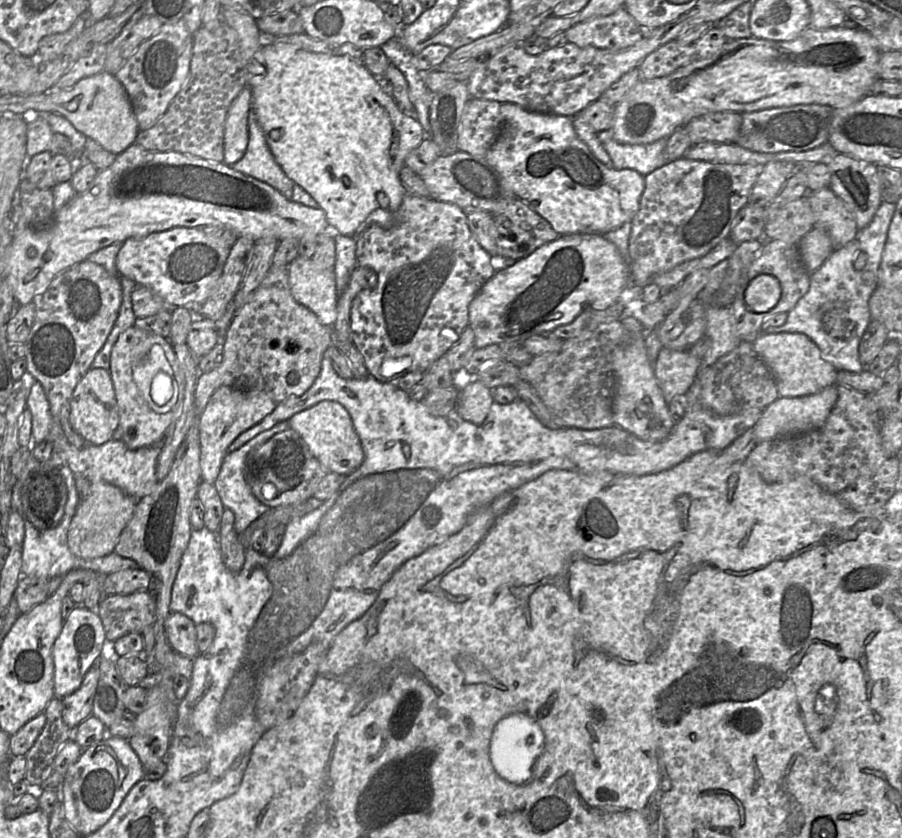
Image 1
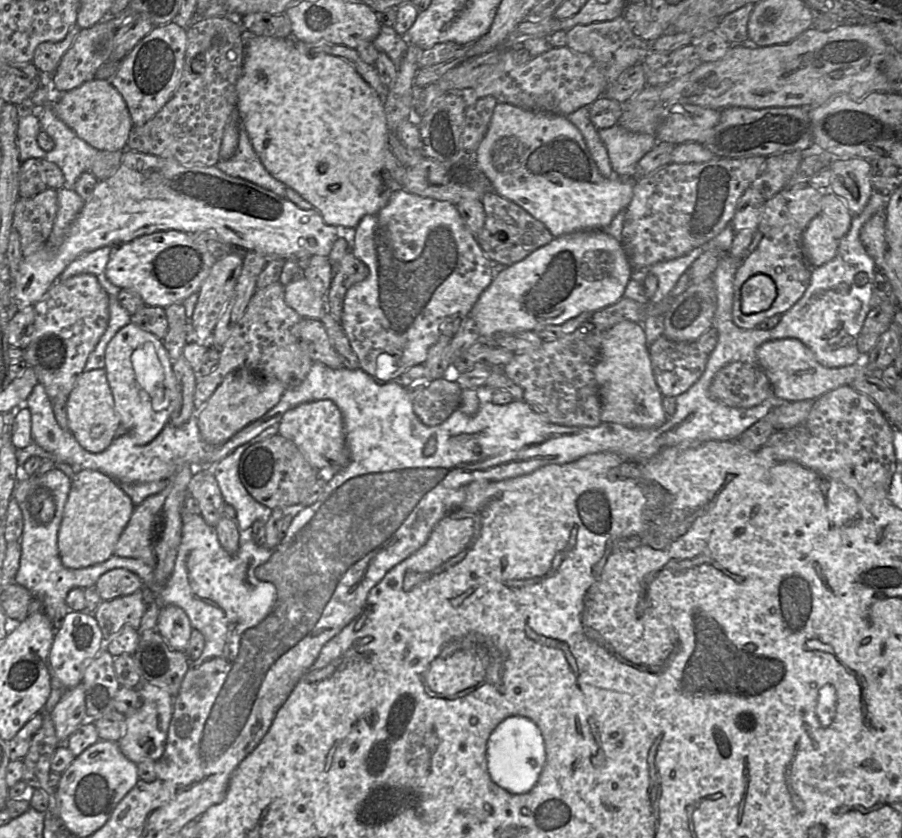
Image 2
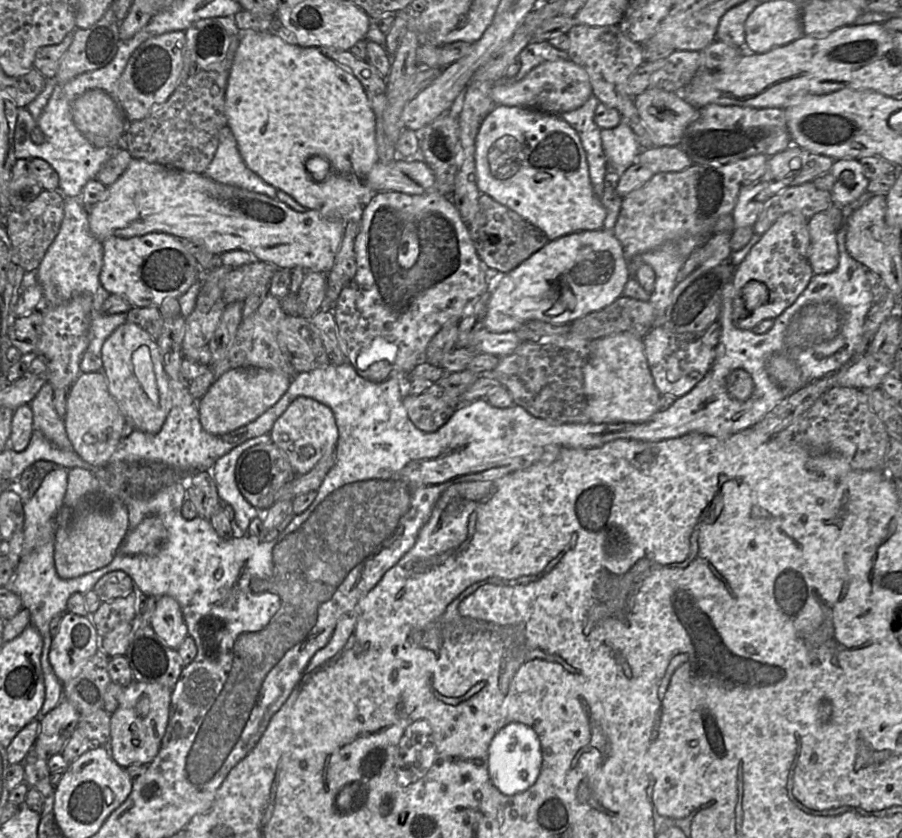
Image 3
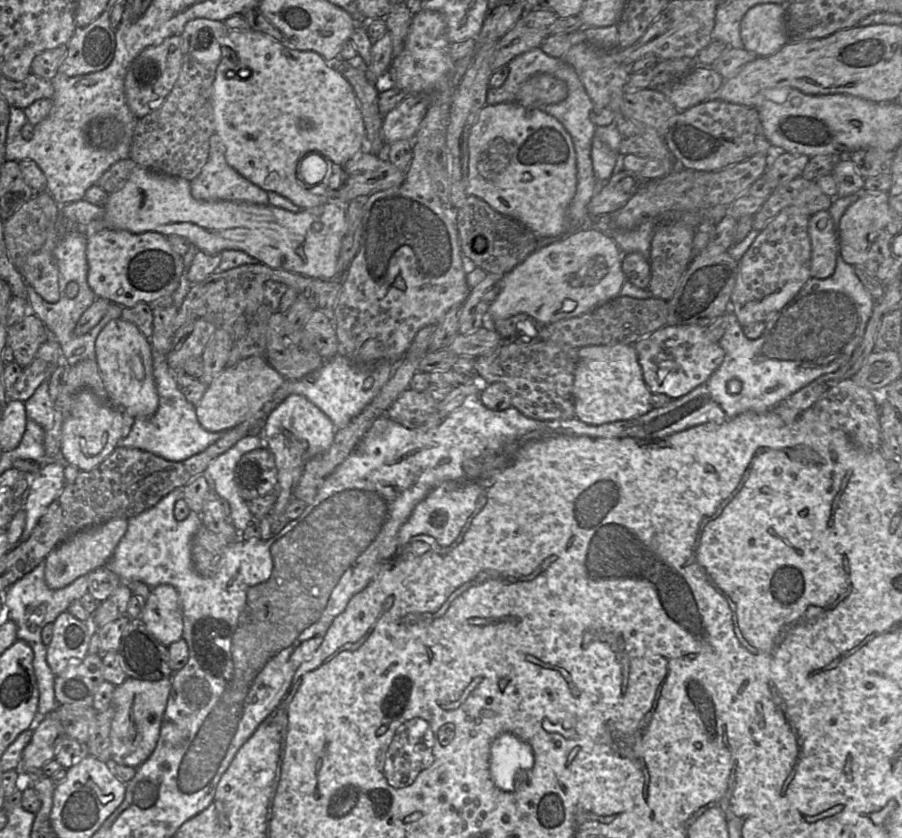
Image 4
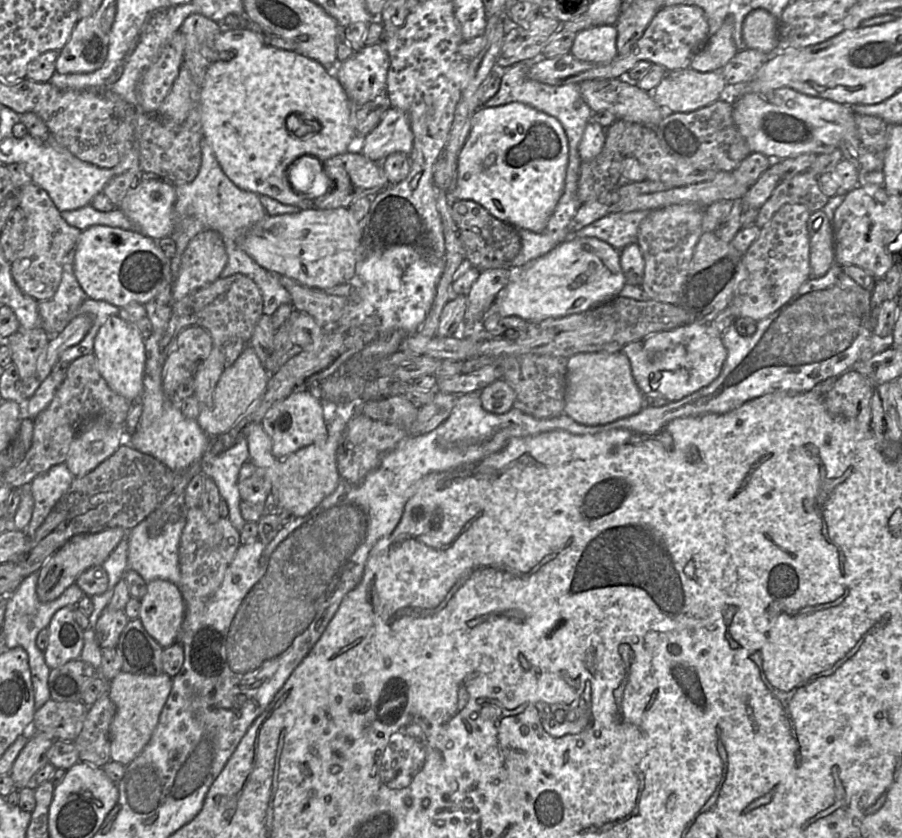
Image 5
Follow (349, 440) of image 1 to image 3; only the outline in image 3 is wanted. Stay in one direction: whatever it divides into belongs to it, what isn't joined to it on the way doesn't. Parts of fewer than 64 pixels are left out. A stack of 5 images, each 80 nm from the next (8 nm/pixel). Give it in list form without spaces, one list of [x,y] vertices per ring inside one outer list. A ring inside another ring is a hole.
[[[298,397],[275,421],[269,435],[271,442],[287,456],[297,476],[308,473],[326,455],[335,451],[338,428],[332,410],[314,399]]]

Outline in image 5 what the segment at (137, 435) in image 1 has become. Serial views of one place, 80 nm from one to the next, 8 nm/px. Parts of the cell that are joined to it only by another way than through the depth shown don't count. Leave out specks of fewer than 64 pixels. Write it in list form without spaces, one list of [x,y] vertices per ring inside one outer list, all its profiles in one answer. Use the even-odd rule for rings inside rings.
[[[110,316],[99,328],[93,344],[97,369],[108,386],[130,402],[140,400],[145,369],[144,338],[138,330],[120,316]]]

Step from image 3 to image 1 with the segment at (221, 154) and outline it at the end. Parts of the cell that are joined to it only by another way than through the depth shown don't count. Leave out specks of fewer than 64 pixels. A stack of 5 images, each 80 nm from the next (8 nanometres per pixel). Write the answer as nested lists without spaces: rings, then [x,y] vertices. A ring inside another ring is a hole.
[[[252,108],[248,115],[248,136],[244,156],[231,167],[242,174],[269,184],[285,198],[291,200],[294,182],[276,162]]]

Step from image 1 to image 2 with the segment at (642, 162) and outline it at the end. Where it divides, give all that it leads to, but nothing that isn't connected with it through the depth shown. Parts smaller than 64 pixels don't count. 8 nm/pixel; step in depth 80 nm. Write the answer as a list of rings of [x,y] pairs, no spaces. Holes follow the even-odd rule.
[[[620,125],[598,129],[604,143],[614,175],[633,179],[639,160],[658,143],[655,135],[628,131]]]

